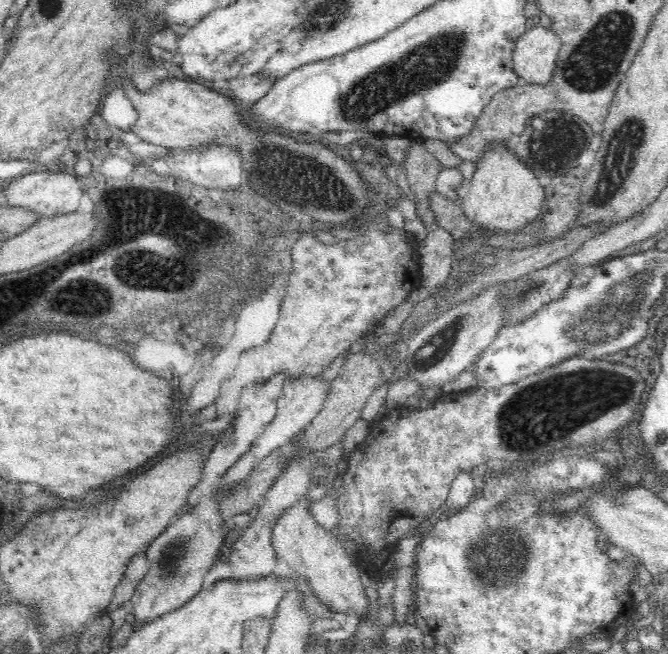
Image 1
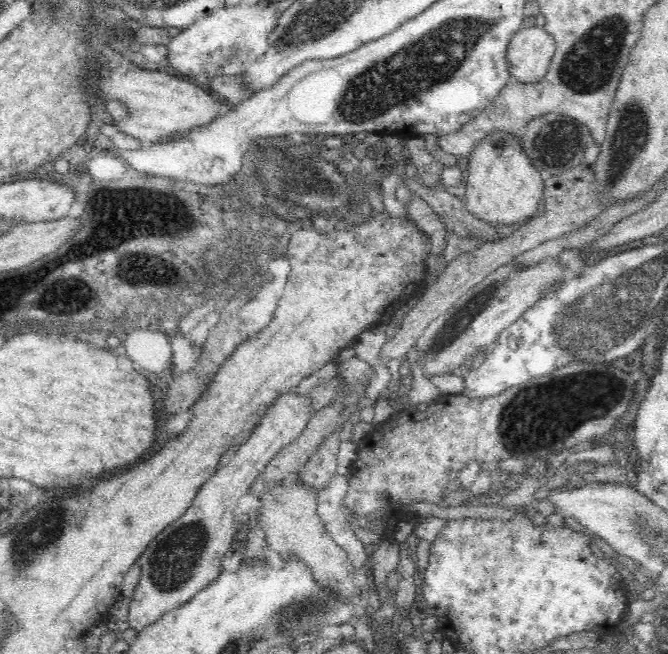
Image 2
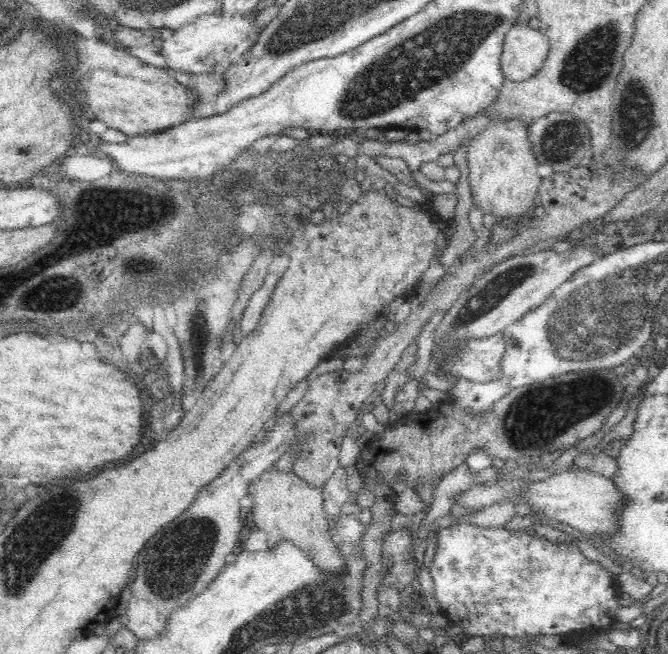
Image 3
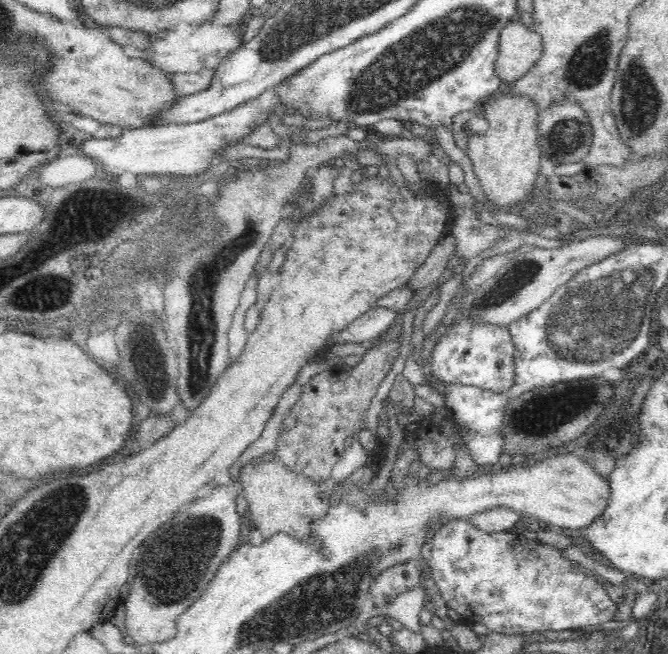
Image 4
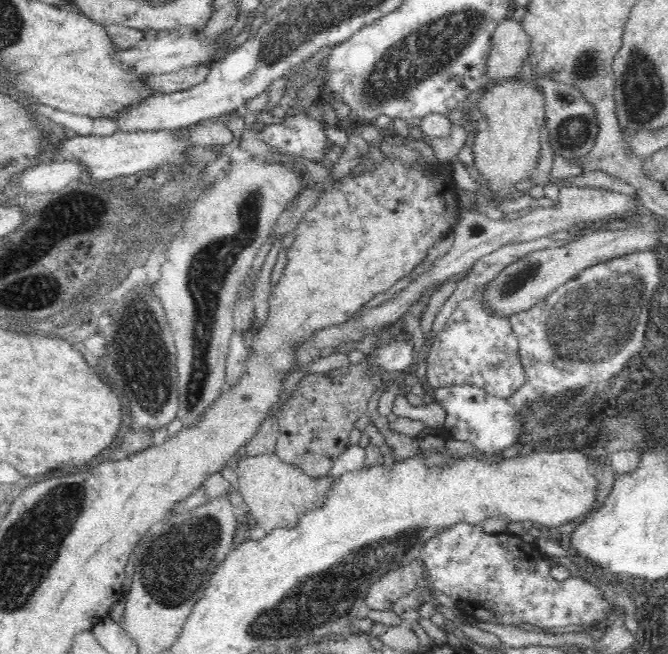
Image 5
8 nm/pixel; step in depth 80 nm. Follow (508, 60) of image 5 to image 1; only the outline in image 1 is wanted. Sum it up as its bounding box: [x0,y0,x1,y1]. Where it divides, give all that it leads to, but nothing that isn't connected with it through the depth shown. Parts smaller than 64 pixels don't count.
[513,24,560,84]

